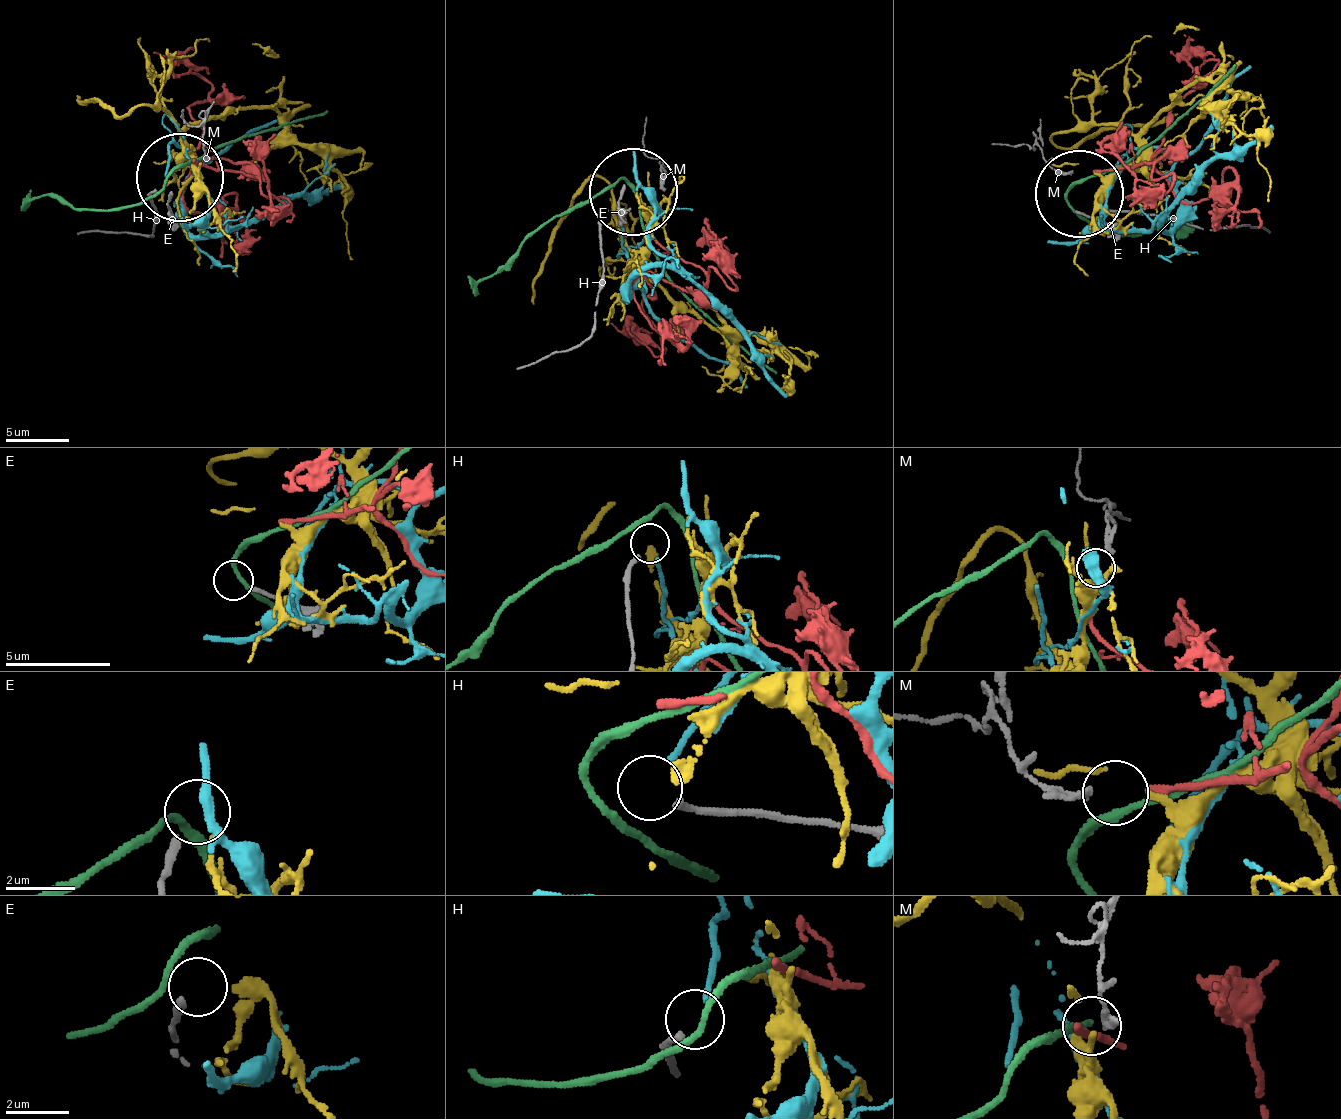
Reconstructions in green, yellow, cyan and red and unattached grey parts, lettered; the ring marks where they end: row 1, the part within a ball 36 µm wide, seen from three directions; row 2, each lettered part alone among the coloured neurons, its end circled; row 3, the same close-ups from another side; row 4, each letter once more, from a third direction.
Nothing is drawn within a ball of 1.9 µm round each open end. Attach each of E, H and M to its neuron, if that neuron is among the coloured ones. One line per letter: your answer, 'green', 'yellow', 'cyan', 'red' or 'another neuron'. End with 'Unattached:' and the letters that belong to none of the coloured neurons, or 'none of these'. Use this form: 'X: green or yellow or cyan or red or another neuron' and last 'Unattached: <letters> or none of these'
E: another neuron
H: cyan
M: yellow
Unattached: E

